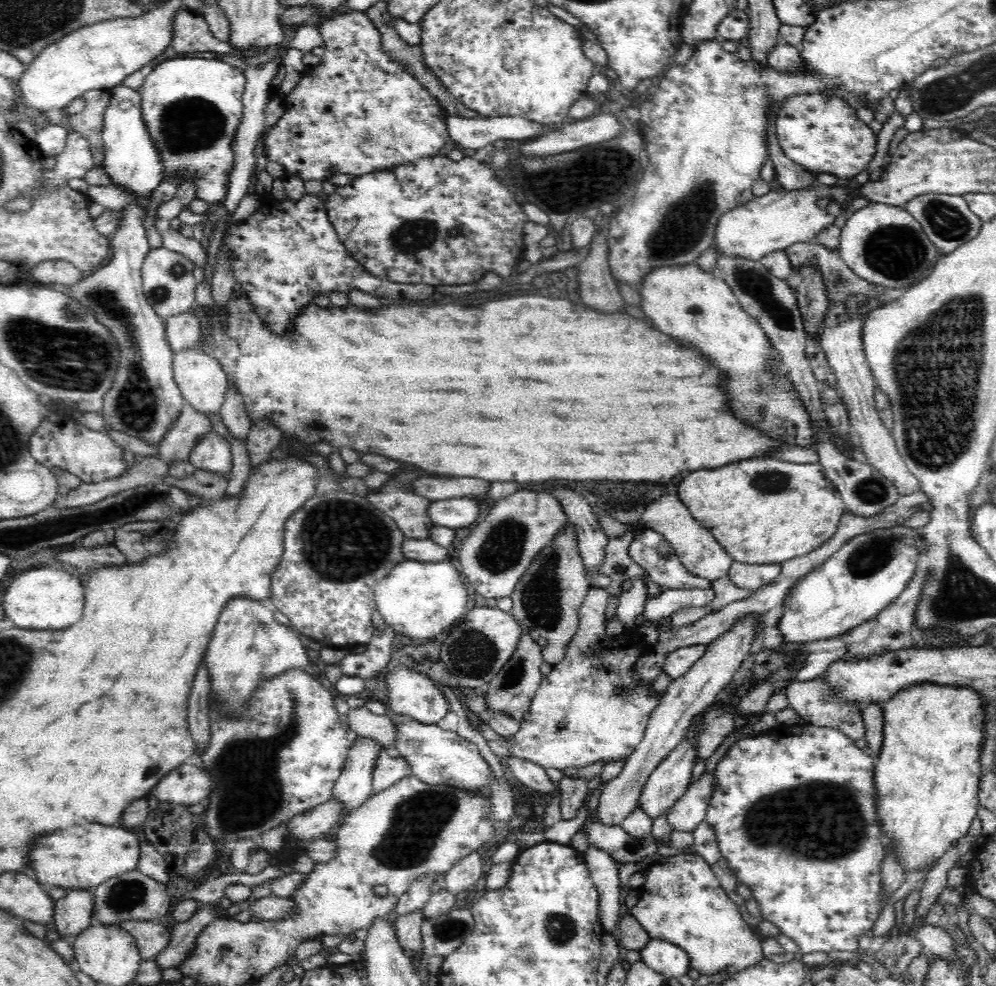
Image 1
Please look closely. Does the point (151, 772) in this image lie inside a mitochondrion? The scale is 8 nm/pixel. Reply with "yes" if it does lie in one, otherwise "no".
no

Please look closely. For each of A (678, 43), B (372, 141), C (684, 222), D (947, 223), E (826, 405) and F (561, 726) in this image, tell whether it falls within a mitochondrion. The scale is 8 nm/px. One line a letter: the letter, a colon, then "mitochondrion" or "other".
A: other
B: mitochondrion
C: mitochondrion
D: mitochondrion
E: other
F: mitochondrion

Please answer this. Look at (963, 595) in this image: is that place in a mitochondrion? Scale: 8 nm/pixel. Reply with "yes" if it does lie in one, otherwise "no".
yes

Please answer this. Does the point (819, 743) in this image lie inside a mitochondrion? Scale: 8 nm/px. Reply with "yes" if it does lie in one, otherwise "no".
no

